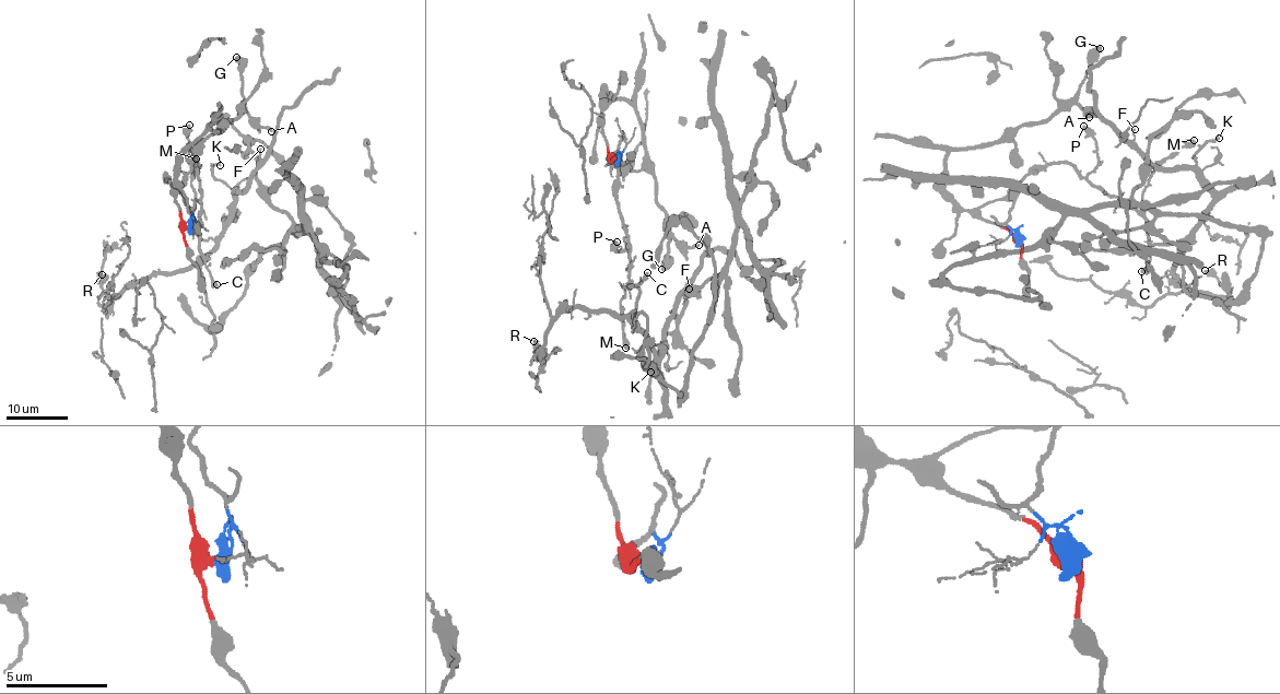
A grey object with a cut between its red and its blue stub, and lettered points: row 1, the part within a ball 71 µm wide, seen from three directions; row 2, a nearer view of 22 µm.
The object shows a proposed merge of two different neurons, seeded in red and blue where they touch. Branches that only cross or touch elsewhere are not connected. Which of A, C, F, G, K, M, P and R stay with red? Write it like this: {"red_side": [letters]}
{"red_side": ["A", "G"]}

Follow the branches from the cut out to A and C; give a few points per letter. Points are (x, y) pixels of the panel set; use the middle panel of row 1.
A: (613, 159), (602, 134), (607, 94), (632, 106), (666, 227), (688, 247), (699, 245)
C: (613, 159), (617, 150), (607, 159), (618, 171), (629, 285), (641, 283), (647, 273)

